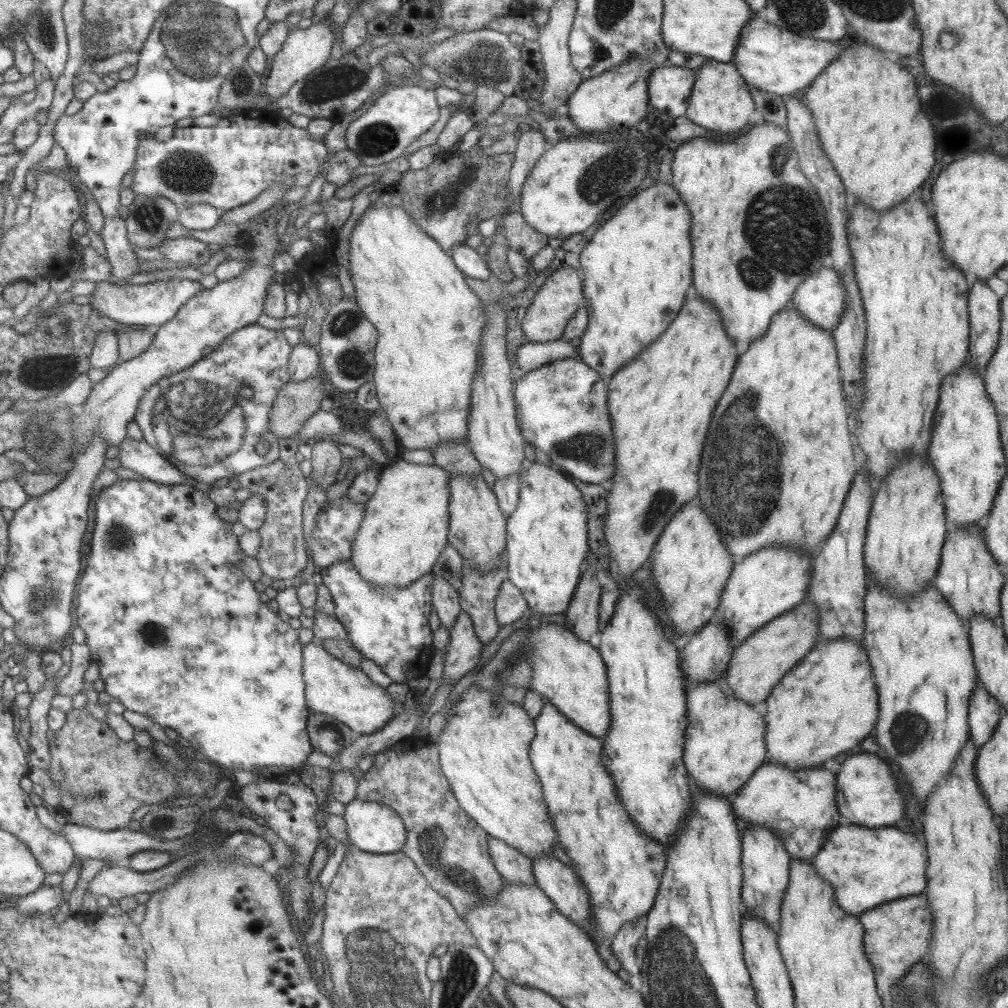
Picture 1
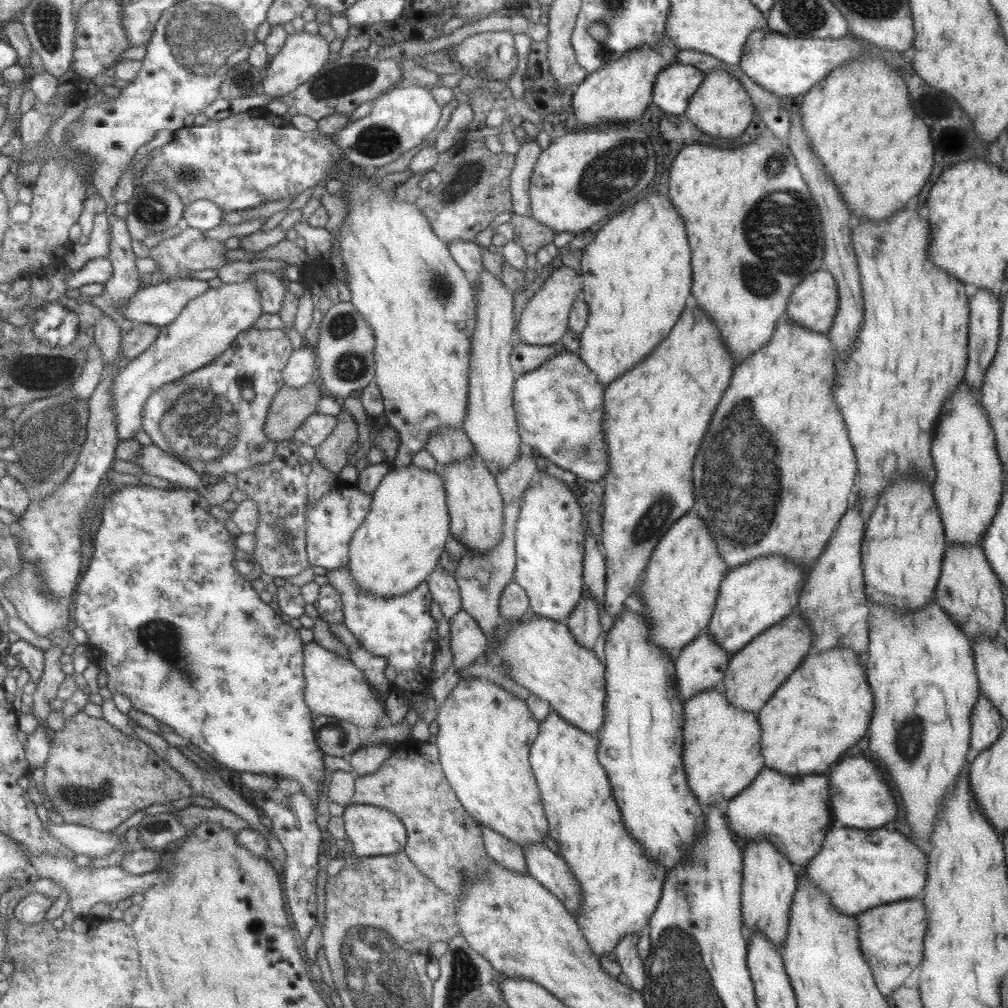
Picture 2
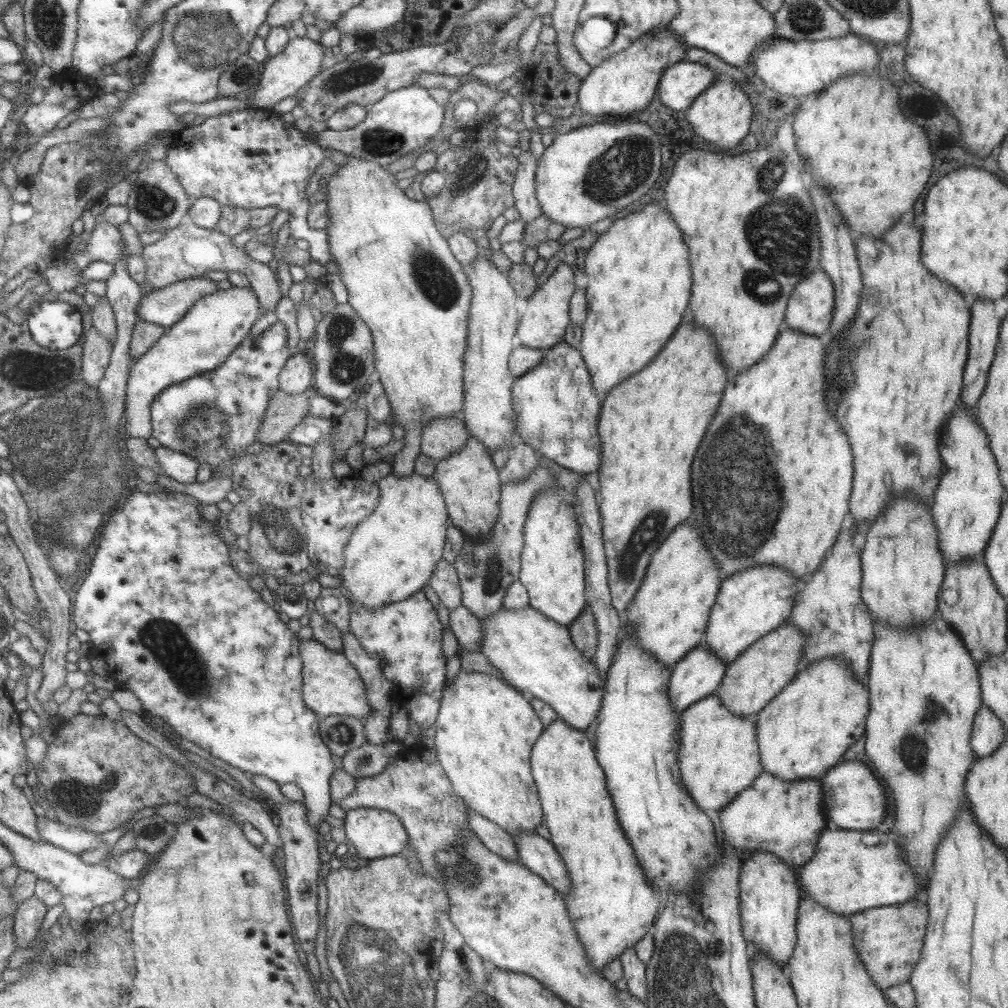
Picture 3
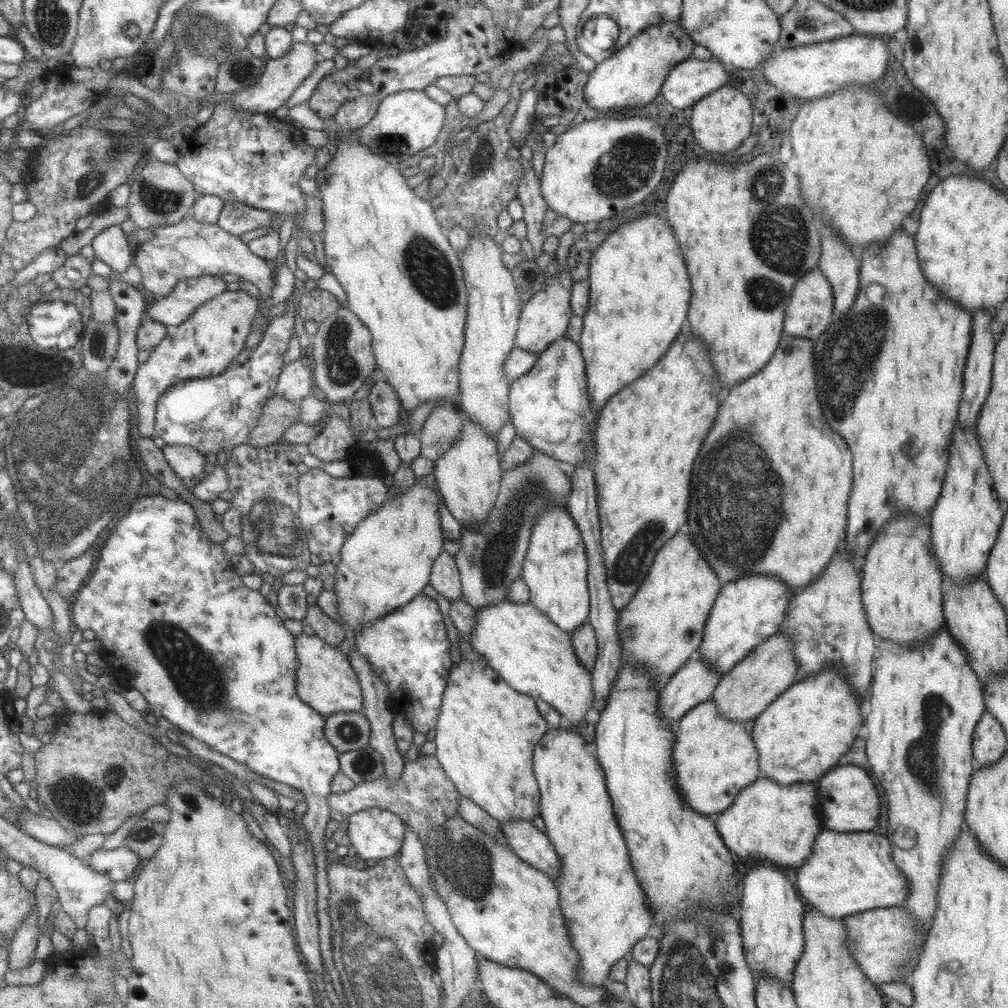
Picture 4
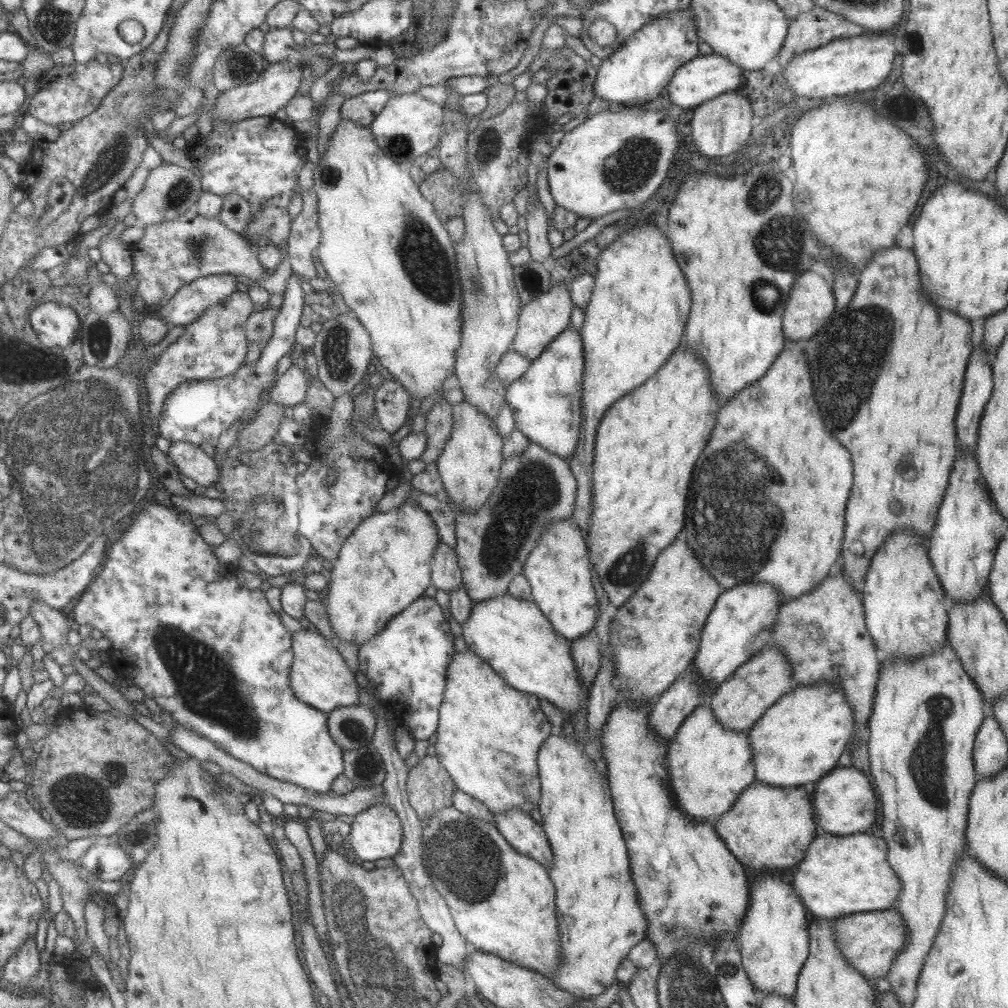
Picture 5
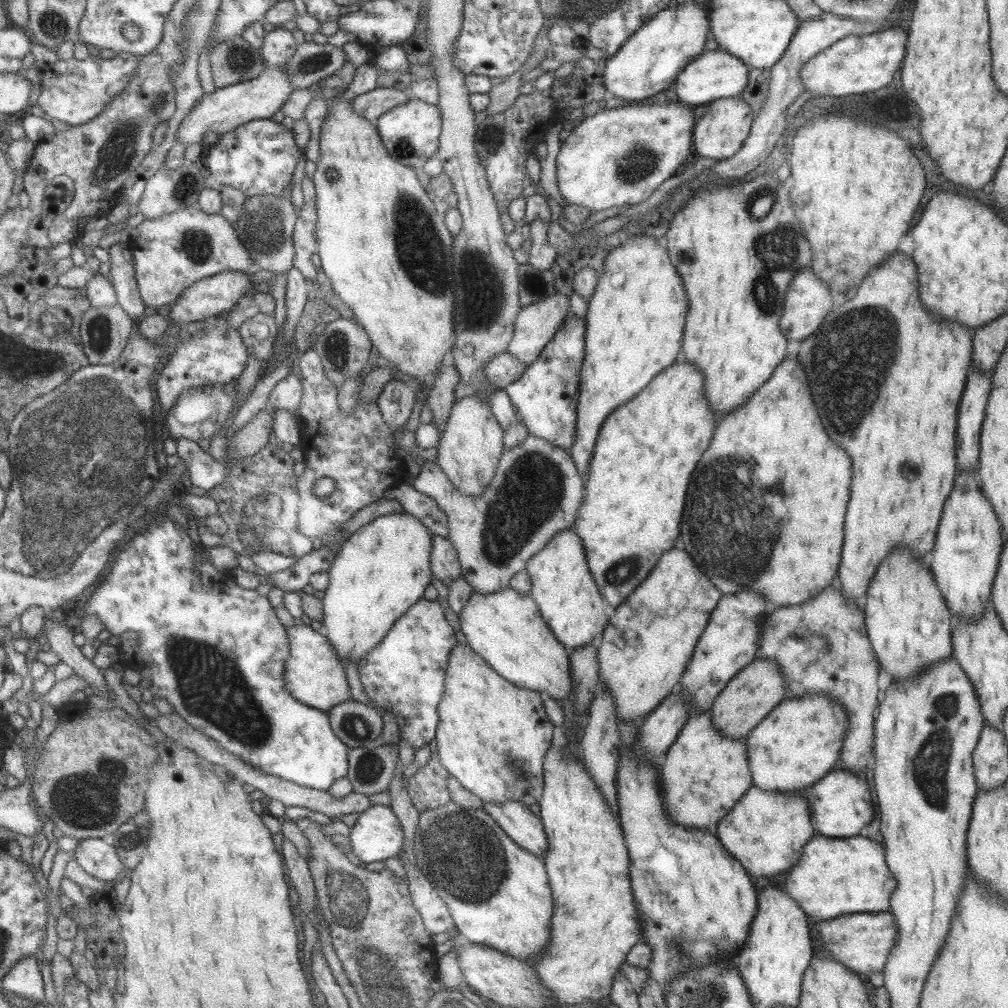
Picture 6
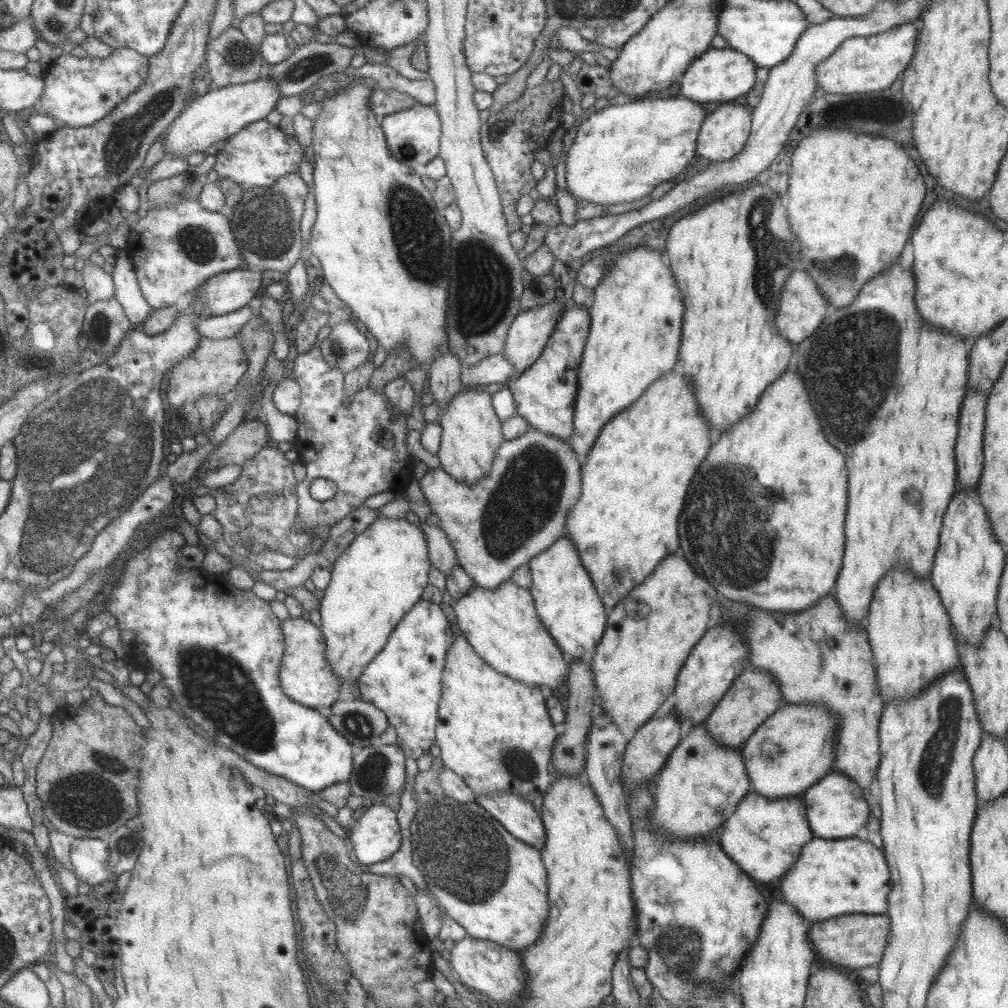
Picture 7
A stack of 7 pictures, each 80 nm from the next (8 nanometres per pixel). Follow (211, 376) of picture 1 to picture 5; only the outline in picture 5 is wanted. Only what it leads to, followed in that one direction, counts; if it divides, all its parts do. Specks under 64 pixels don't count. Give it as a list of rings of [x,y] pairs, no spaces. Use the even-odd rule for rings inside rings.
[[[292,274],[286,280],[282,303],[274,316],[271,334],[260,349],[259,358],[253,366],[244,361],[233,374],[228,374],[226,377],[182,382],[167,393],[157,420],[157,430],[163,438],[170,443],[187,442],[201,446],[203,442],[207,442],[214,445],[218,436],[232,424],[236,424],[236,420],[242,420],[248,414],[258,413],[275,384],[278,361],[293,346],[294,332],[300,324],[300,312],[303,306],[303,292],[299,287],[302,280],[299,275]]]

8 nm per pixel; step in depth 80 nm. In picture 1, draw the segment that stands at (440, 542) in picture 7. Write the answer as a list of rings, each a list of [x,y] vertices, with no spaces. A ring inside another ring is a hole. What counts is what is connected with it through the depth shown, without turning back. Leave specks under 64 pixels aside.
[[[431,573],[431,599],[433,610],[439,617],[440,624],[445,628],[451,628],[459,615],[461,605],[457,591],[453,589],[443,578]]]

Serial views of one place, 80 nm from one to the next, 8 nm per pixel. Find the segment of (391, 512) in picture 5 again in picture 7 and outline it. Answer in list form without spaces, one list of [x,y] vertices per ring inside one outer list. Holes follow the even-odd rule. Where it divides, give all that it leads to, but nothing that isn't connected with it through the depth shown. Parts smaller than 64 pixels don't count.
[[[377,517],[345,547],[343,554],[331,566],[330,580],[318,606],[321,615],[320,632],[326,644],[325,658],[340,680],[339,686],[351,688],[351,681],[358,680],[363,667],[383,648],[401,618],[420,600],[428,583],[429,566],[422,528],[405,518]]]

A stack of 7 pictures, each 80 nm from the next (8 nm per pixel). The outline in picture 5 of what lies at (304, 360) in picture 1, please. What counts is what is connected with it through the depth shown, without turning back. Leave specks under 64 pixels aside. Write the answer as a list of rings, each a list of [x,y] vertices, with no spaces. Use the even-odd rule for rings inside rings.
[[[290,365],[285,372],[276,378],[273,388],[269,391],[268,399],[289,408],[303,403],[308,381],[308,376],[304,370]]]

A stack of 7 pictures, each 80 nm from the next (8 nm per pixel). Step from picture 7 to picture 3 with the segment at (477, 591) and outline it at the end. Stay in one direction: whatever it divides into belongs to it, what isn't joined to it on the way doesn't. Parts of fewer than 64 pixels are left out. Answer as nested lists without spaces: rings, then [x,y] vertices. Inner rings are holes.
[[[529,606],[513,611],[501,608],[495,615],[481,622],[482,641],[479,652],[488,658],[509,686],[519,693],[546,702],[558,718],[570,727],[580,731],[592,730],[601,706],[604,682],[601,682],[595,663],[575,648],[566,626],[551,621]]]

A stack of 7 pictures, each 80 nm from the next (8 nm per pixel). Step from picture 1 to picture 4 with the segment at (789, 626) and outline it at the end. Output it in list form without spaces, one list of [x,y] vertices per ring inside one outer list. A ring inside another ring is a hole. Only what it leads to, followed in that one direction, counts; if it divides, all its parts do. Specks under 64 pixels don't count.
[[[777,631],[760,642],[745,658],[735,663],[731,670],[720,675],[711,700],[717,710],[729,720],[742,723],[752,721],[783,691],[788,690],[798,679],[799,666],[793,652],[794,642]]]

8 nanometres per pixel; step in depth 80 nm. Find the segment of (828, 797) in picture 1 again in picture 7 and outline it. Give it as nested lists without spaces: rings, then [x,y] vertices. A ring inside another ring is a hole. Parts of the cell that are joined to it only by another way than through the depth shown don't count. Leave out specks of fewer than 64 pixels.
[[[749,790],[723,825],[716,828],[713,838],[748,877],[773,882],[788,872],[802,846],[814,837],[805,813],[806,806],[799,796],[769,798]]]

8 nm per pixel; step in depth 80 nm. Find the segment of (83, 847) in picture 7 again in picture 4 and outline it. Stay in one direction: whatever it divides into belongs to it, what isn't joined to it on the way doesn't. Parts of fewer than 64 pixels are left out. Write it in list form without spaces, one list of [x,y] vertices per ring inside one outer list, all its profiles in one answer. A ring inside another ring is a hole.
[[[122,844],[121,846],[105,850],[100,847],[86,856],[89,866],[97,872],[106,874],[111,880],[129,880],[141,867],[142,861],[132,850]]]

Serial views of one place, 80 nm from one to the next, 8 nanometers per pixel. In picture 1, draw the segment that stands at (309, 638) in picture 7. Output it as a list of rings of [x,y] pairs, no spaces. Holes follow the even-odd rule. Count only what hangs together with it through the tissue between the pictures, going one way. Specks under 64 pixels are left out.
[[[311,642],[303,645],[302,679],[308,710],[336,718],[355,737],[380,730],[396,714],[396,708],[391,704],[391,696],[385,688],[373,684],[359,667],[347,666],[345,662],[333,658],[322,645],[315,646]]]

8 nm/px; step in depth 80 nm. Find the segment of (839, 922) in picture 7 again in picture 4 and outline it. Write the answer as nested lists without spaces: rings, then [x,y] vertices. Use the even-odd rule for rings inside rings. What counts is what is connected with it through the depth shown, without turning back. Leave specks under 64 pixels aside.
[[[885,907],[850,914],[843,919],[846,945],[862,973],[876,986],[884,982],[909,979],[920,957],[924,930],[915,917],[903,907]]]

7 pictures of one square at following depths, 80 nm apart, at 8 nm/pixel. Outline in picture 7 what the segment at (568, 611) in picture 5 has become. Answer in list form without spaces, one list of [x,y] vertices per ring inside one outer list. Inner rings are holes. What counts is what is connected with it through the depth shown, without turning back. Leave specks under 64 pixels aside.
[[[565,534],[560,536],[543,553],[531,558],[528,566],[532,583],[529,591],[534,600],[538,620],[547,629],[567,661],[581,658],[587,650],[593,650],[593,646],[596,646],[605,630],[607,616],[603,608],[604,604],[600,601],[597,591],[591,583],[591,578],[587,576],[587,571],[579,562],[579,554],[577,554],[575,543],[571,537]]]

